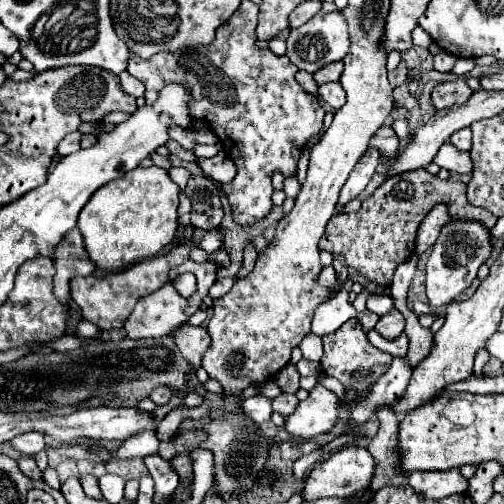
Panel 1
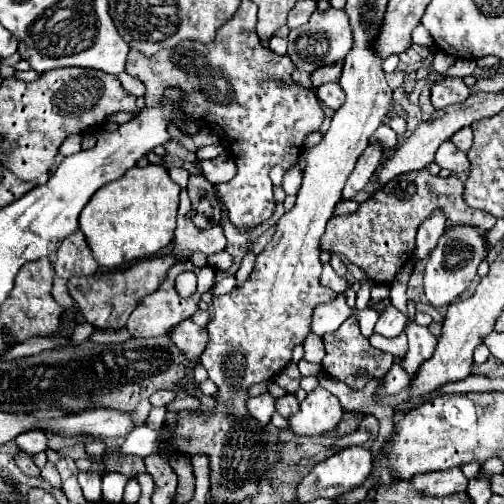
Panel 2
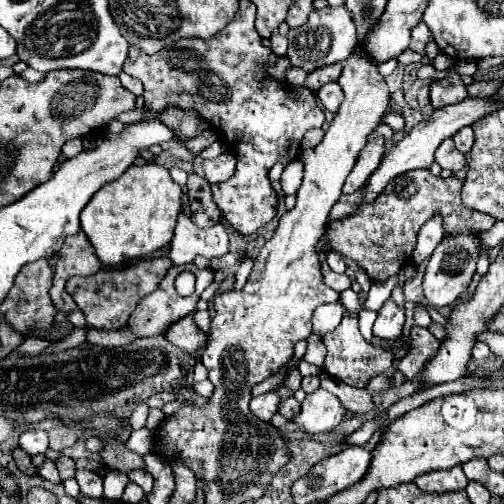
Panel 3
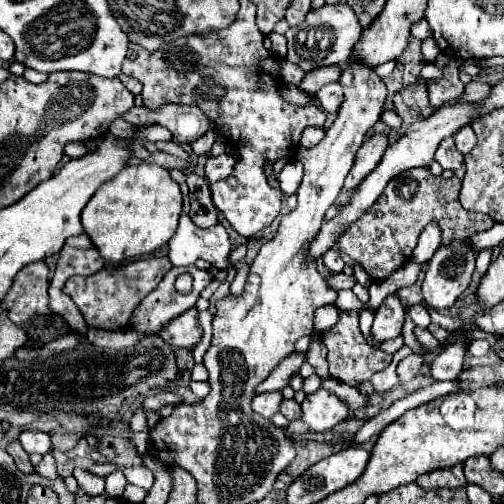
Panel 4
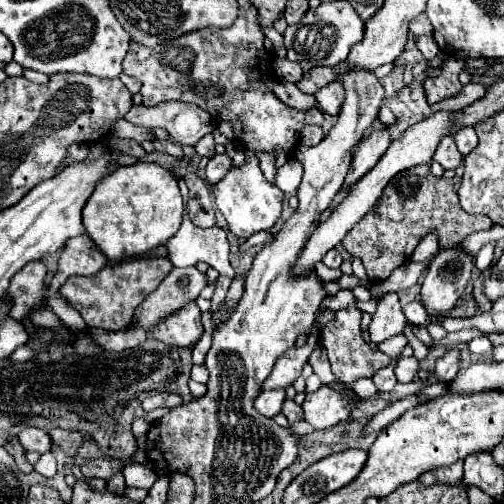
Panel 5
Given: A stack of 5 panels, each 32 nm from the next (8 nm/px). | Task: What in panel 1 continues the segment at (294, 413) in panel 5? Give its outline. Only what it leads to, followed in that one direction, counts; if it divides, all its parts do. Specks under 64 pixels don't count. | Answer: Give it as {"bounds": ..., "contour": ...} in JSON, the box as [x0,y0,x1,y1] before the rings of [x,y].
{"bounds":[272,394,298,416],"contour":[[[280,394],[278,398],[272,400],[272,406],[274,406],[274,412],[278,412],[280,416],[290,416],[296,406],[298,406],[298,398],[294,394]]]}

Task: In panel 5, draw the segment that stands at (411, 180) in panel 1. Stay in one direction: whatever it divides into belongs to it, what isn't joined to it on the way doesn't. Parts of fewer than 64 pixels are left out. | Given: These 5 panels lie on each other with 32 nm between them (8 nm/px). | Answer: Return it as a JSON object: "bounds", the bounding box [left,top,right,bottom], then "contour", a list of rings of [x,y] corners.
{"bounds":[342,164,492,282],"contour":[[[428,164],[408,168],[388,182],[378,204],[346,234],[342,246],[350,252],[350,256],[362,258],[368,278],[374,282],[386,280],[392,274],[392,270],[408,262],[418,242],[434,230],[440,248],[454,248],[468,234],[488,230],[492,226],[492,222],[486,216],[474,216],[460,208],[458,188],[458,176],[450,180],[436,178],[430,172]]]}

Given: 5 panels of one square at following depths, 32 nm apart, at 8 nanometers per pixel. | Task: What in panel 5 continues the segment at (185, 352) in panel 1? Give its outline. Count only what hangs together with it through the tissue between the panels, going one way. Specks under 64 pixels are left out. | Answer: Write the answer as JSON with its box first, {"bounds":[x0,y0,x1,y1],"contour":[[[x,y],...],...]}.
{"bounds":[148,304,204,346],"contour":[[[186,304],[180,312],[168,316],[168,320],[160,320],[160,324],[148,330],[148,336],[160,340],[168,346],[190,346],[204,332],[200,322],[200,308],[194,304]]]}

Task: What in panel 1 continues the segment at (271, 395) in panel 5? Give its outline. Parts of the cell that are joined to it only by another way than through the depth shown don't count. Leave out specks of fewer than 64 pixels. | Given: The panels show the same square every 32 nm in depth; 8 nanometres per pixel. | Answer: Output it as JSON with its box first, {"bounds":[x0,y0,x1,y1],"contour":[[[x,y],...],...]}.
{"bounds":[242,396,274,422],"contour":[[[266,396],[246,398],[242,402],[242,408],[244,408],[244,414],[254,422],[266,422],[266,420],[270,420],[270,414],[274,412],[272,410],[272,400],[266,398]]]}

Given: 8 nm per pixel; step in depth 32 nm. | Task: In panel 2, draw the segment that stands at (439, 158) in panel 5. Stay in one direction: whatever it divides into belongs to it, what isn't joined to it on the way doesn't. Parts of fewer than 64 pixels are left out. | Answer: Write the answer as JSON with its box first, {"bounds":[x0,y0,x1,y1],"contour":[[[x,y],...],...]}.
{"bounds":[434,140,470,172],"contour":[[[446,140],[438,152],[436,152],[436,160],[434,160],[440,168],[446,168],[450,172],[466,172],[470,168],[470,162],[466,158],[464,152],[456,150],[456,146],[452,144],[452,140]]]}

